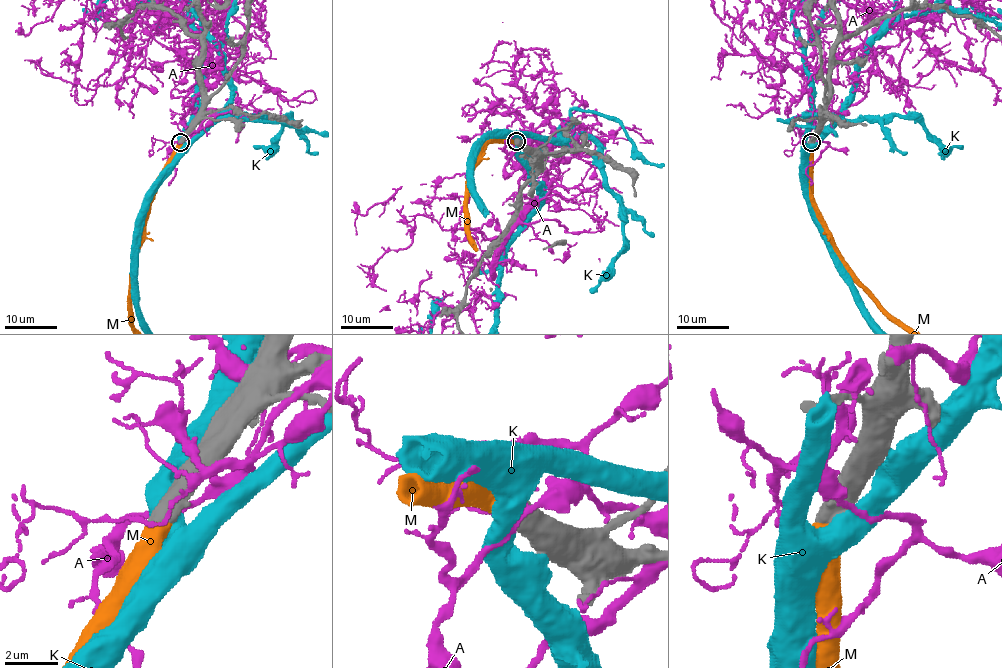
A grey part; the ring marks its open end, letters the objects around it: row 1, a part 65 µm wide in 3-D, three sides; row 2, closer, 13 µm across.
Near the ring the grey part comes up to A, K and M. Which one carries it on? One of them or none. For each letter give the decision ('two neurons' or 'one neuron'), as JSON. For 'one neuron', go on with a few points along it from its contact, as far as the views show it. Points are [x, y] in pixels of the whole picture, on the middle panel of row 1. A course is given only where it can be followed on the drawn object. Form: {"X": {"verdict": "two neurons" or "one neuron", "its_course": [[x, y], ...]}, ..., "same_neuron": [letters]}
{"A": {"verdict": "two neurons"}, "K": {"verdict": "two neurons"}, "M": {"verdict": "one neuron"}, "same_neuron": ["M"]}

